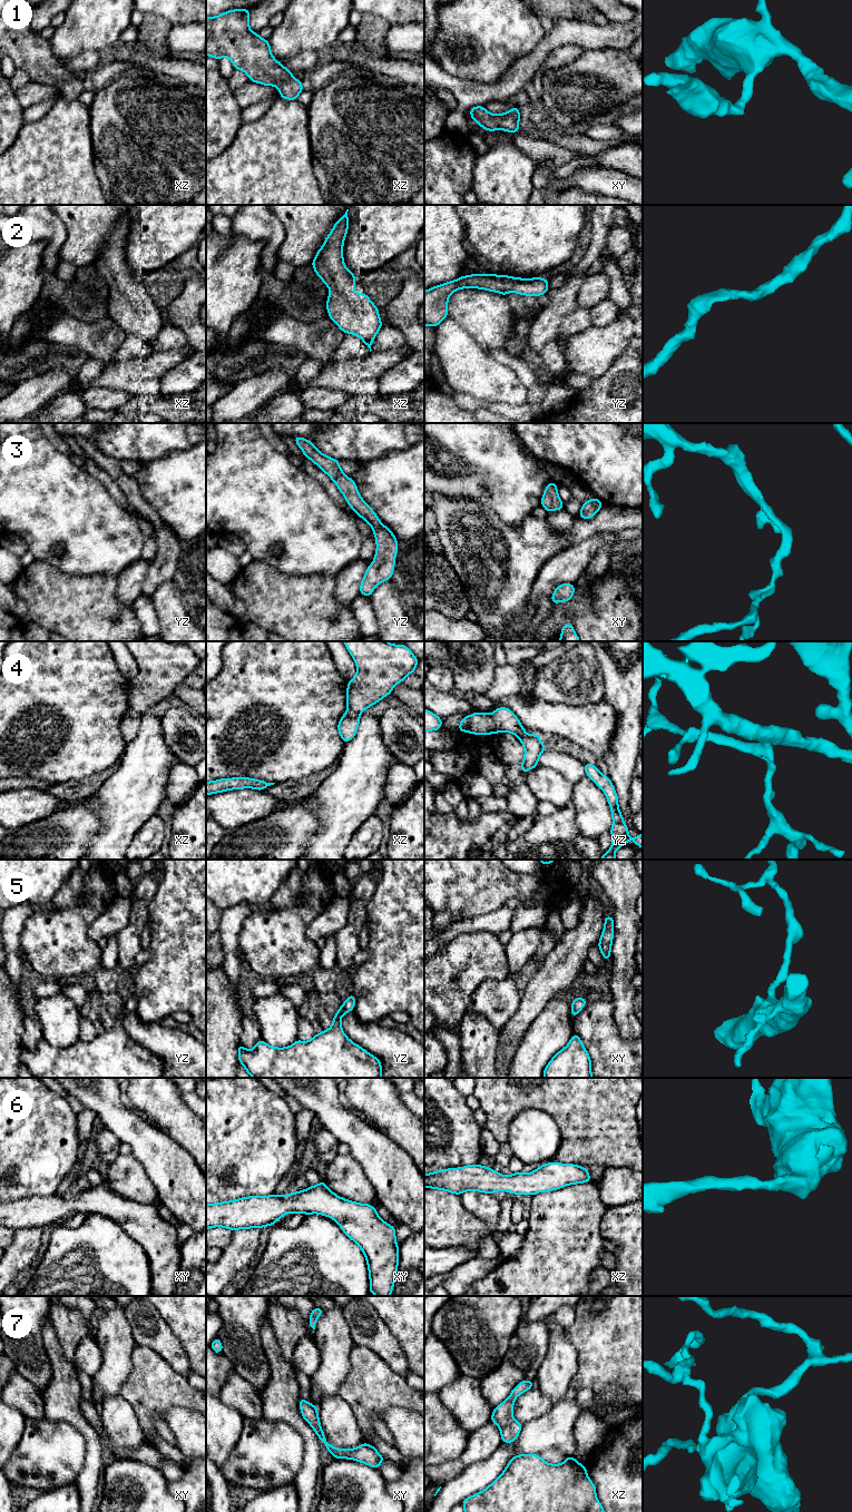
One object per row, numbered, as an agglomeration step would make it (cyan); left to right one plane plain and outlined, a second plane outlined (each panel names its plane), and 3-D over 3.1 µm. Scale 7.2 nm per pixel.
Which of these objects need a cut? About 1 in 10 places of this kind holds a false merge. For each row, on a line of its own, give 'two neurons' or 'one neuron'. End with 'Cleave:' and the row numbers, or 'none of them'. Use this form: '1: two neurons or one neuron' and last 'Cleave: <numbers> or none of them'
1: one neuron
2: one neuron
3: one neuron
4: one neuron
5: one neuron
6: one neuron
7: one neuron
Cleave: none of them

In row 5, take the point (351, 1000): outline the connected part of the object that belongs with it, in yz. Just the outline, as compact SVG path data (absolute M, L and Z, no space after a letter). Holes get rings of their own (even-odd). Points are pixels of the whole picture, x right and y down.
M351 993L333 1017L333 1024L322 1033L315 1033L310 1041L296 1040L286 1048L270 1047L262 1039L253 1050L238 1045L238 1062L254 1078L382 1078L380 1060L360 1045L353 1043L343 1032L341 1018L355 1007Z

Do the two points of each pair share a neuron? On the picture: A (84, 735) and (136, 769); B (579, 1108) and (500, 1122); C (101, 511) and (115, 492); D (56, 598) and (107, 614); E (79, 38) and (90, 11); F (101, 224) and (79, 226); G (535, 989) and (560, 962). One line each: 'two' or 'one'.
A: two
B: one
C: two
D: one
E: one
F: one
G: one

